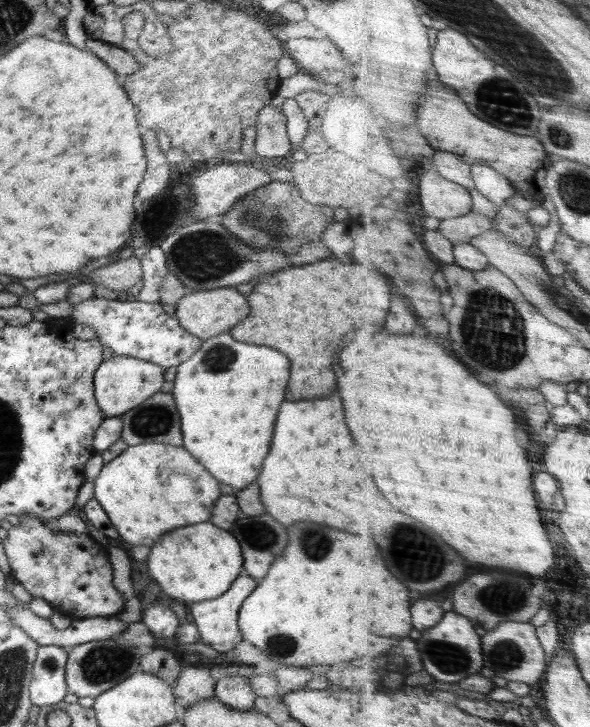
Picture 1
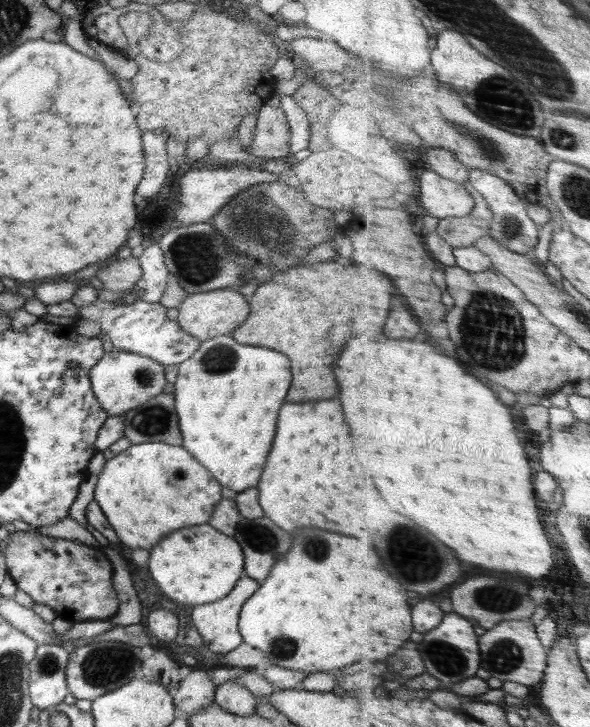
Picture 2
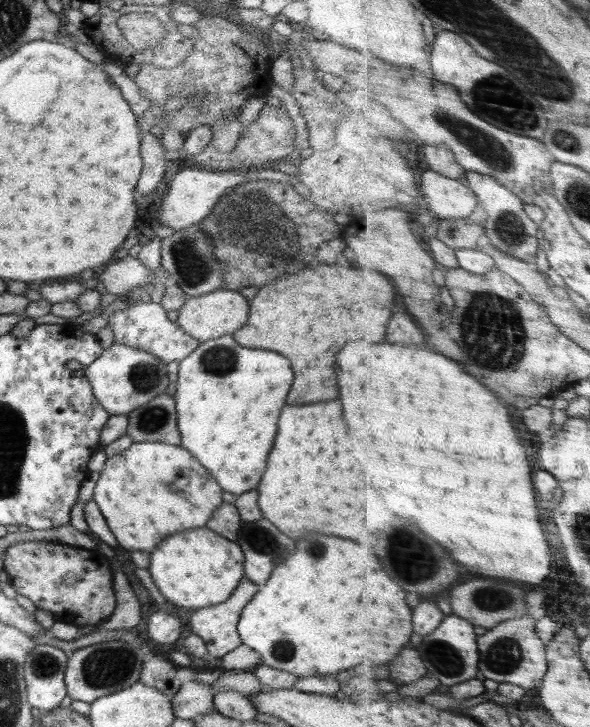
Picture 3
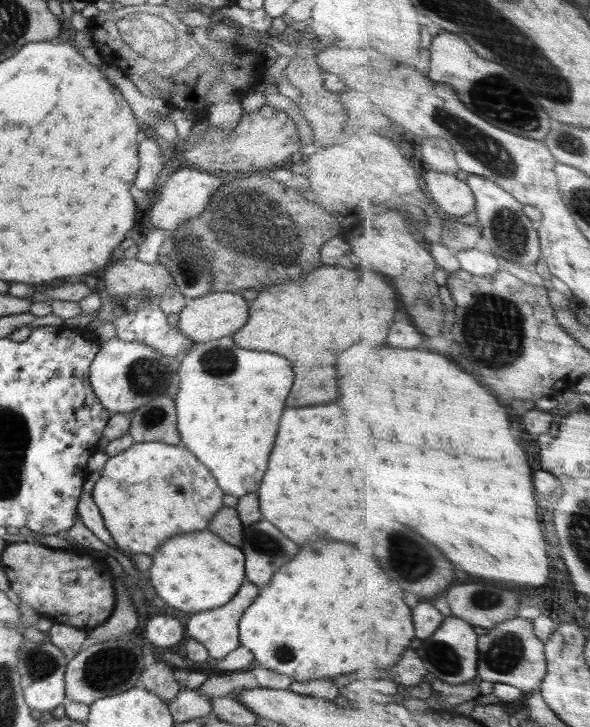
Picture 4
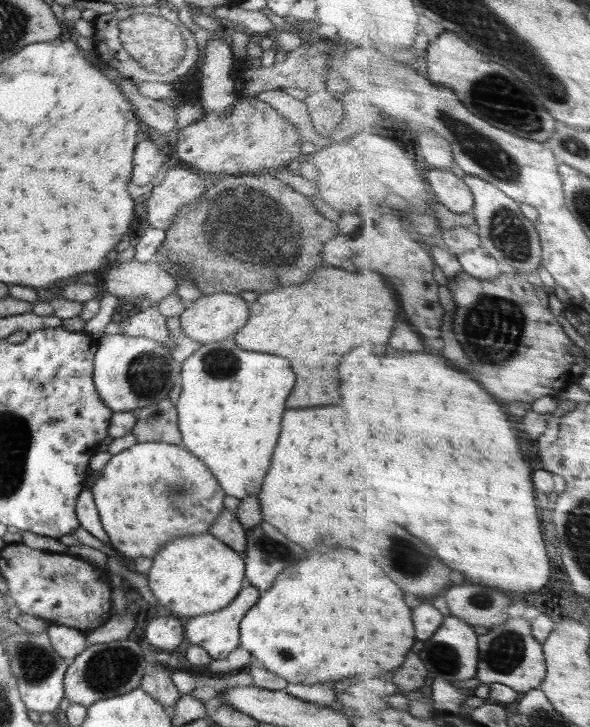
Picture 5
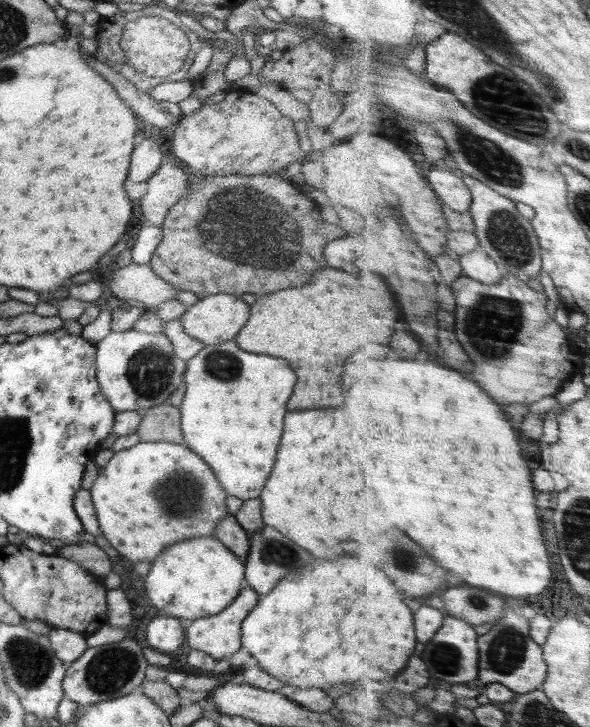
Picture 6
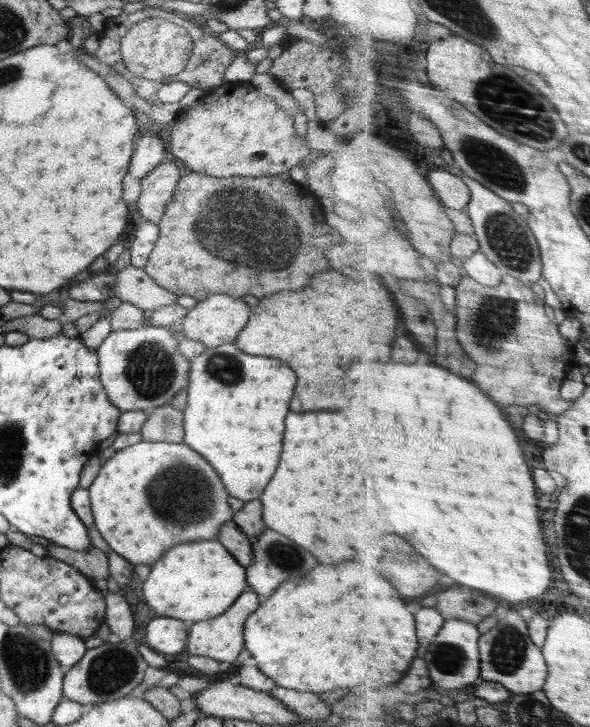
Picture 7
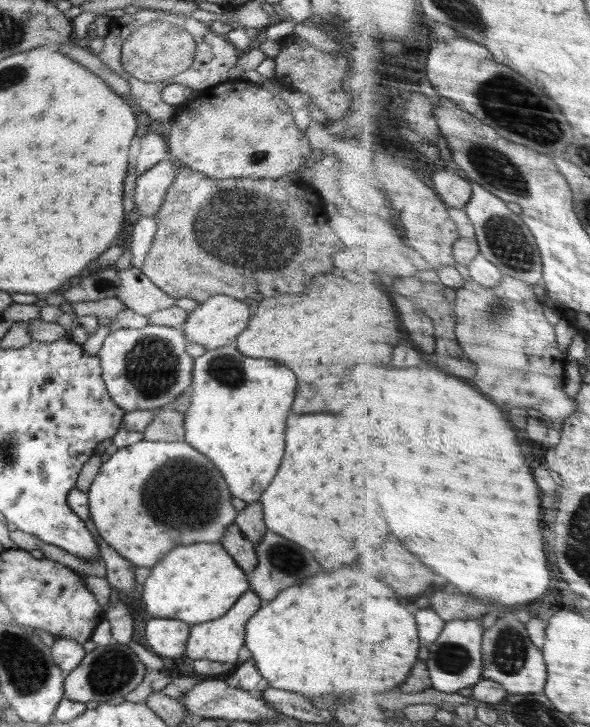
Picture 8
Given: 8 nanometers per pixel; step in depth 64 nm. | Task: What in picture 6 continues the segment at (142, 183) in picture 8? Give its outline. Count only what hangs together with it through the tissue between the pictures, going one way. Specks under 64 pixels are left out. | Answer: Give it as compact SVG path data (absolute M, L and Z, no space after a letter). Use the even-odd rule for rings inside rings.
M172 163L160 166L159 172L148 180L148 192L142 198L146 222L161 227L168 212L189 194L192 176Z

